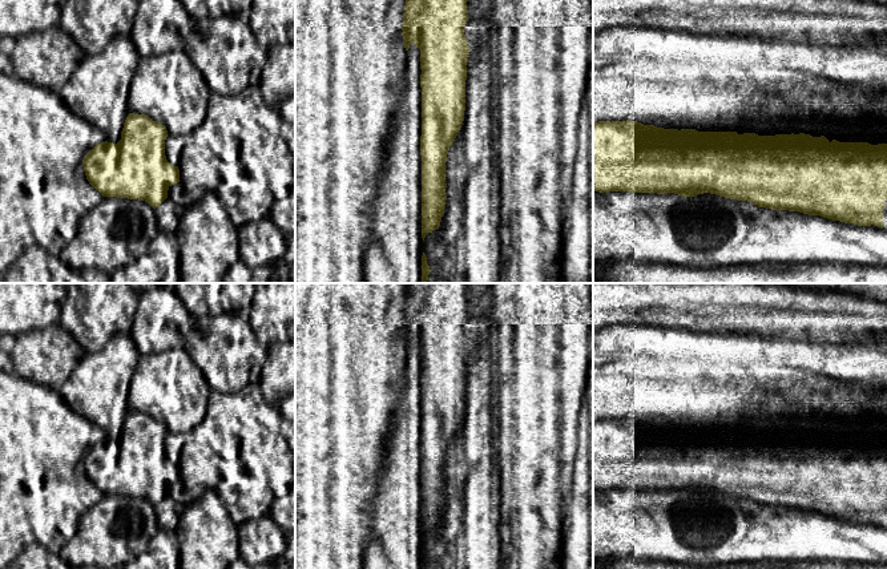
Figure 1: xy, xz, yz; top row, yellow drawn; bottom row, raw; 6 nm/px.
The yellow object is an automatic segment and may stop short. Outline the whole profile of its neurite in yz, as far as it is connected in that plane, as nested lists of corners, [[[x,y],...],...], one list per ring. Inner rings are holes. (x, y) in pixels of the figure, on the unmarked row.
[[[637,419],[593,420],[593,489],[674,491],[696,495],[710,491],[758,505],[799,509],[827,517],[887,528],[887,441],[831,440],[810,432],[758,433],[737,429],[664,427]]]

